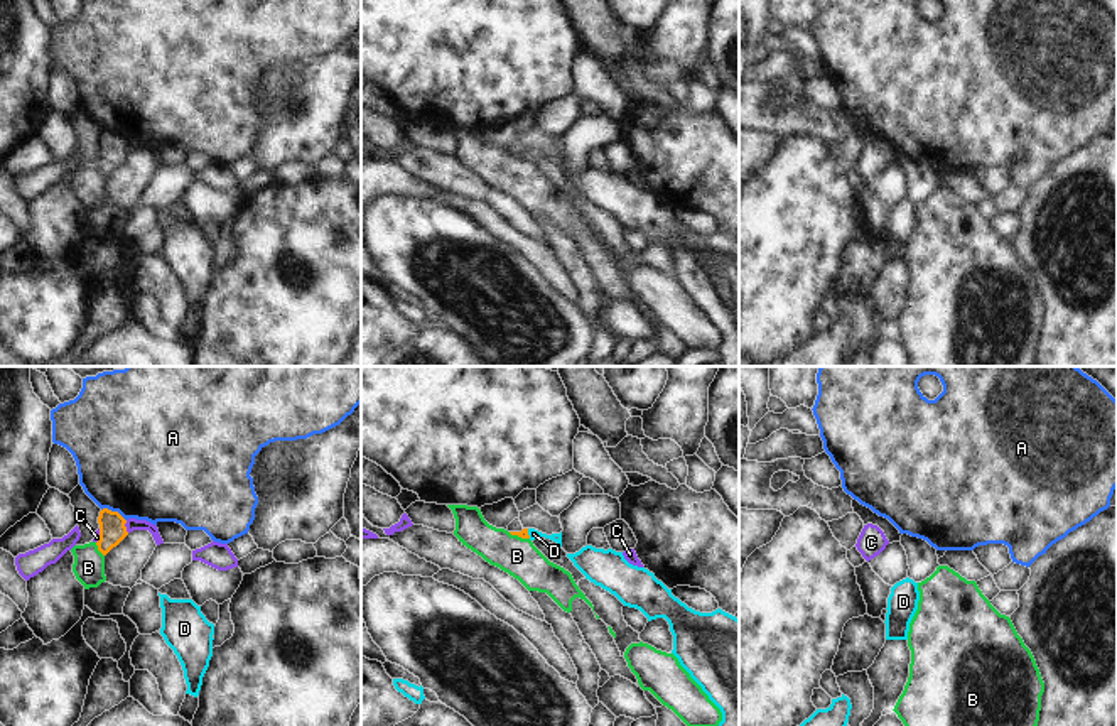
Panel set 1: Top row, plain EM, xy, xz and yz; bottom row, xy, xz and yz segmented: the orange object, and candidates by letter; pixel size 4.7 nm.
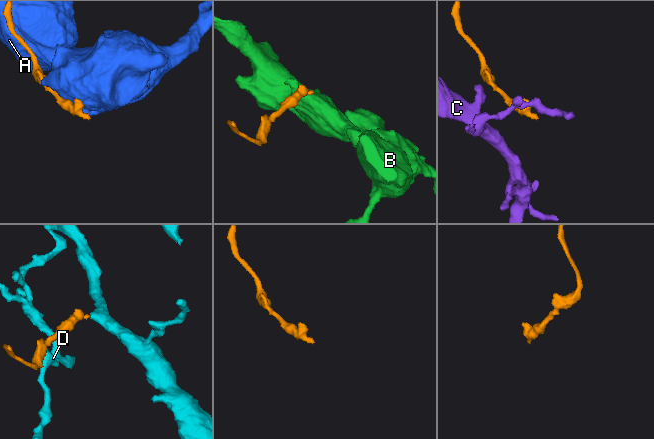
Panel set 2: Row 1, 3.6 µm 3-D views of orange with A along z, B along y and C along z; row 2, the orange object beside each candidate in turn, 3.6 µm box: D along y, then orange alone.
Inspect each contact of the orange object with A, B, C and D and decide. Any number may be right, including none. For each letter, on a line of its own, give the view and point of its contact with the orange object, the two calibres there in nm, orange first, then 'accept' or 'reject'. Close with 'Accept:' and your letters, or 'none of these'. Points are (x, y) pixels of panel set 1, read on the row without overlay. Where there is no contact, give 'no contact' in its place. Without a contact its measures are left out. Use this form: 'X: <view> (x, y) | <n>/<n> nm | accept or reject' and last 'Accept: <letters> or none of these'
A: xy (113, 134) | 130/480 nm | reject
B: xy (98, 171) | 130/150 nm | reject
C: xy (125, 149) | 130/60 nm | reject
D: xz (527, 156) | 50/50 nm | accept
Accept: D

